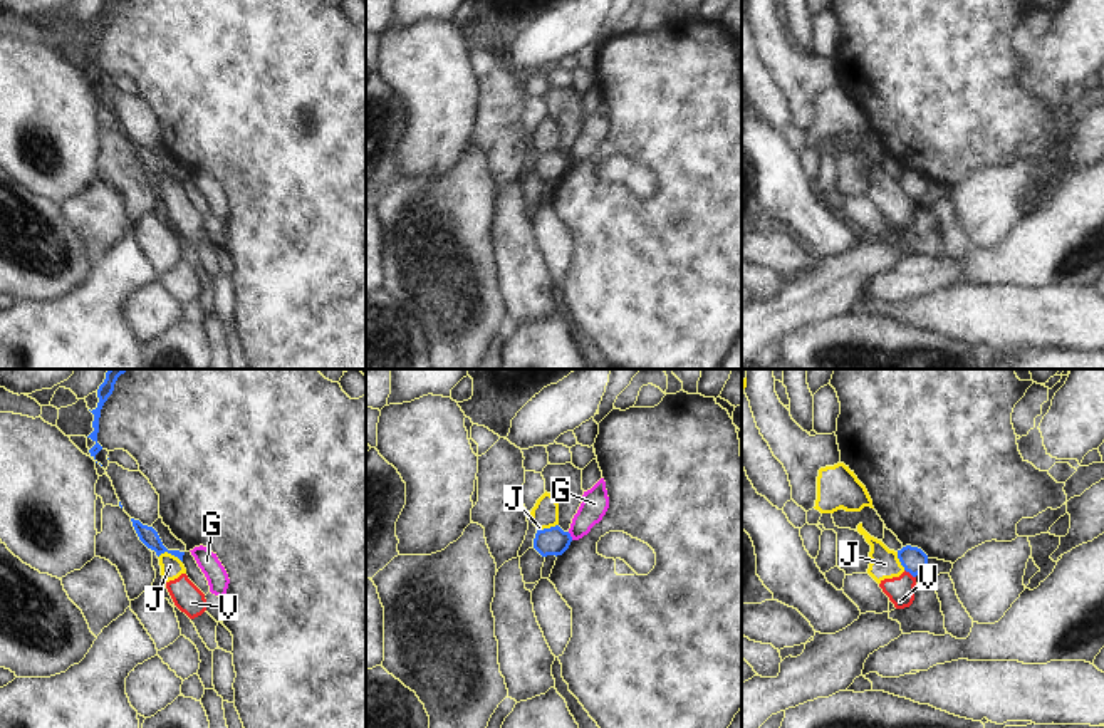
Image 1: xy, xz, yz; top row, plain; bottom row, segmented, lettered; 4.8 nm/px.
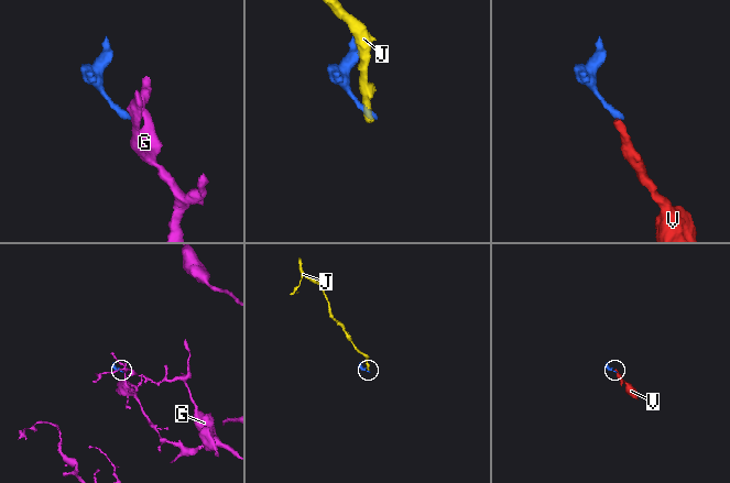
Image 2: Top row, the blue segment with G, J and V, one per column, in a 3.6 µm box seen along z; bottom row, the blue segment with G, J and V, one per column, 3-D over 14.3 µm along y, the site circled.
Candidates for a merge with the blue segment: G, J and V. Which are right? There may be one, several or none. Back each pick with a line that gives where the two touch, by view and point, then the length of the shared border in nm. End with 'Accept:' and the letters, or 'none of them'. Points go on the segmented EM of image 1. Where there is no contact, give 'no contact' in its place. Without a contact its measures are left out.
Accept: none of them

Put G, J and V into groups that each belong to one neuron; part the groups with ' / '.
G / J V

